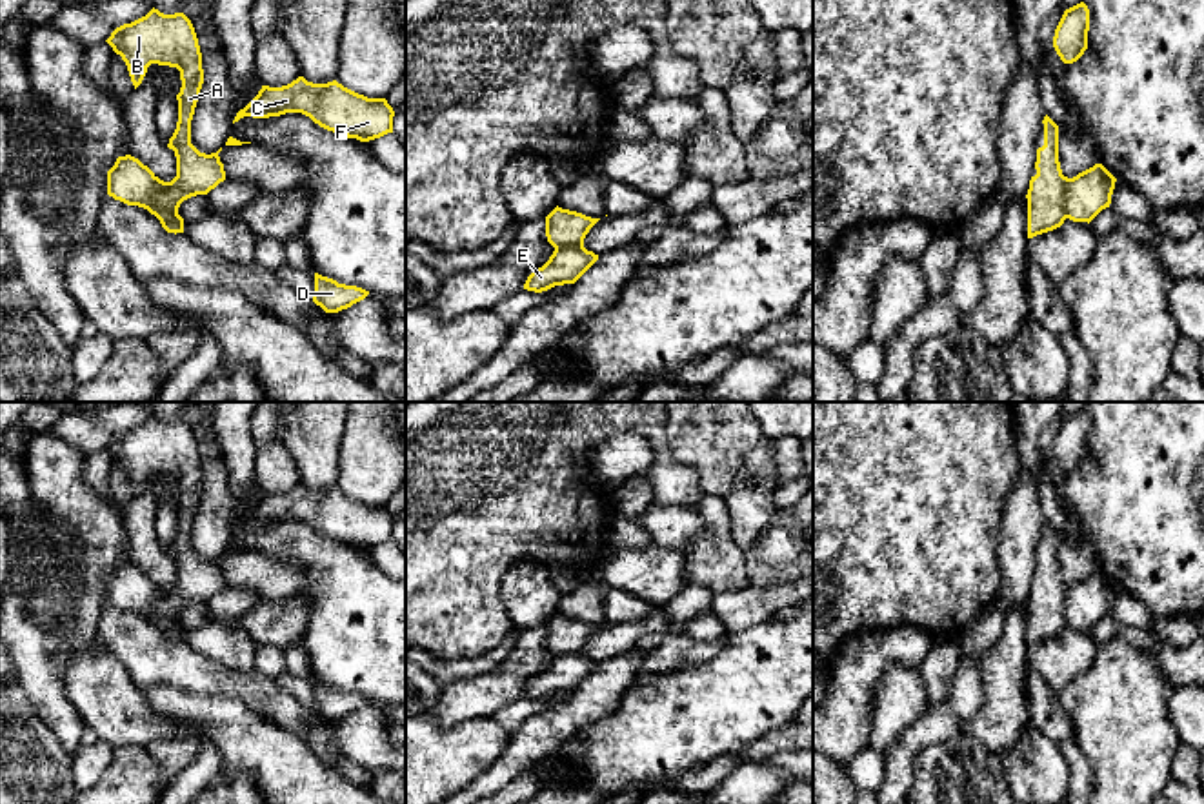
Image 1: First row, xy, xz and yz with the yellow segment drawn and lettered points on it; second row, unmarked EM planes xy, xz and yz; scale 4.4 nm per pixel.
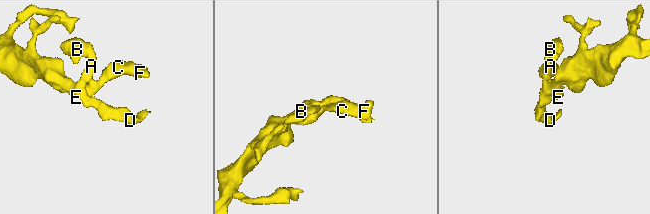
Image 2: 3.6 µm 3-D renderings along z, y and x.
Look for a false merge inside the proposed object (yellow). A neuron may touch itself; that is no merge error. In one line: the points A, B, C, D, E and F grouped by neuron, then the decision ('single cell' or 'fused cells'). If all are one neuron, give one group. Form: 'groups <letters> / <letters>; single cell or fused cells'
groups A B C D E F; single cell

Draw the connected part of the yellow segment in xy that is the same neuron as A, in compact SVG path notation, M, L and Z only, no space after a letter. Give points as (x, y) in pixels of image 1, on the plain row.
M153 415L145 424L116 435L105 449L125 469L135 497L151 471L180 478L178 529L167 551L176 564L176 584L164 589L138 566L118 564L107 578L107 602L147 617L167 640L184 640L180 611L191 604L207 602L226 588L218 564L222 555L206 562L191 551L191 528L204 491L195 435L184 420L164 422Z

